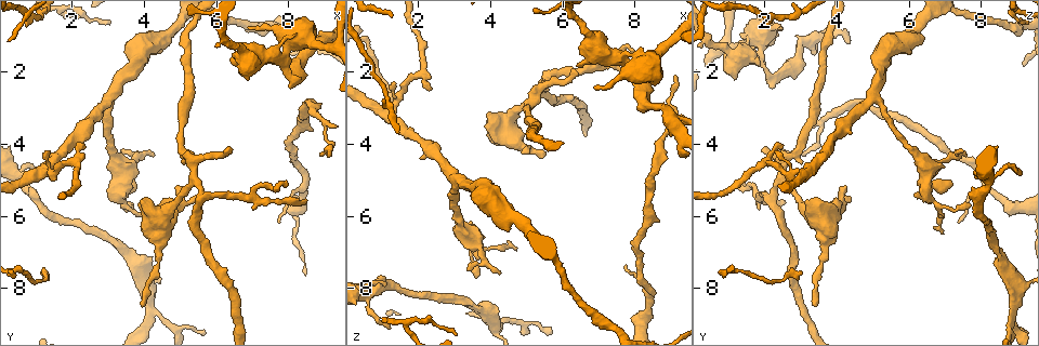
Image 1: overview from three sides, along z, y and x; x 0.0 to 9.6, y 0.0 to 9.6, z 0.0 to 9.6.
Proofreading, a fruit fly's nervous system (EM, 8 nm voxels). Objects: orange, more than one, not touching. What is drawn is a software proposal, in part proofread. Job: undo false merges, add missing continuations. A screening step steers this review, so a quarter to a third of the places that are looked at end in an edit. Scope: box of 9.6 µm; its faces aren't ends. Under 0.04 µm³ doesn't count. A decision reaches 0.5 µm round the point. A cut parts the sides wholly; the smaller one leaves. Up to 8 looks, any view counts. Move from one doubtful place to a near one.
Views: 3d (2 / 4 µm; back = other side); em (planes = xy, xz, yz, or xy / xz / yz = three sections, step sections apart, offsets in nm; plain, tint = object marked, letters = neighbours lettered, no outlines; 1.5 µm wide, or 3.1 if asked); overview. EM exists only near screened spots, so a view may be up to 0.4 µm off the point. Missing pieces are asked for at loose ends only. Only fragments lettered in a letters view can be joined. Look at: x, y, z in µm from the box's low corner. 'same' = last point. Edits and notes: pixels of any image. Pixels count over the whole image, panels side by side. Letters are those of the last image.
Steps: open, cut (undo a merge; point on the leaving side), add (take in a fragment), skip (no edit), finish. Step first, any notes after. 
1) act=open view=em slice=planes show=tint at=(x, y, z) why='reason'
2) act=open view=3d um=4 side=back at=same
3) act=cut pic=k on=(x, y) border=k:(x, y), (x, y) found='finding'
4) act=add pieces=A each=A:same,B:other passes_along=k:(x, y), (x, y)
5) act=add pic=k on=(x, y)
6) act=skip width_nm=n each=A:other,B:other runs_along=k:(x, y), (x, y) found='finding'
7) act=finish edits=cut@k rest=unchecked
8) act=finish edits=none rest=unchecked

act=open view=3d um=4 at=(6.40, 4.20, 2.00) why='an open end'

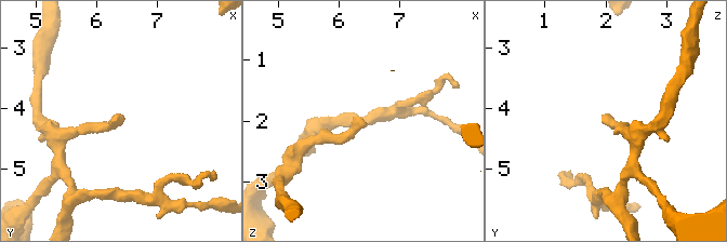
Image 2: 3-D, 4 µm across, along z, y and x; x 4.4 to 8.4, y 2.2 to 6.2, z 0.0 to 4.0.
act=open view=em slice=xz step=4 show=tint at=(6.45, 4.15, 2.00)

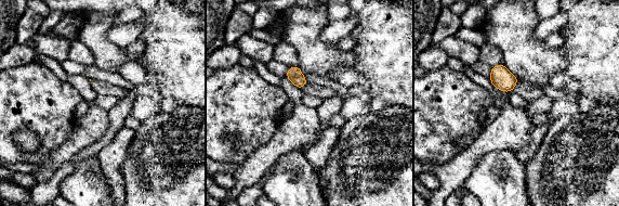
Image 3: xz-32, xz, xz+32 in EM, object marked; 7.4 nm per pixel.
act=open view=em slice=planes show=letters at=same

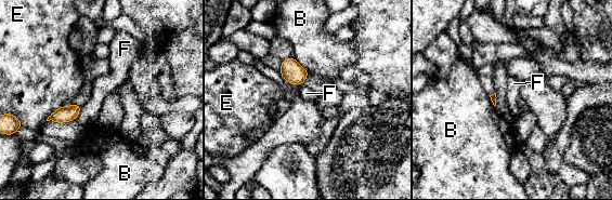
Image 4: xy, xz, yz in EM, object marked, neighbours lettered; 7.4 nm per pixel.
act=skip each=B:other,E:other,F:other border=4:(293, 57), (307, 70) found='no lettered fragment goes on from it'

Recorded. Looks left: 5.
act=open view=3d um=2 at=(6.35, 1.65, 1.85) why='free end'

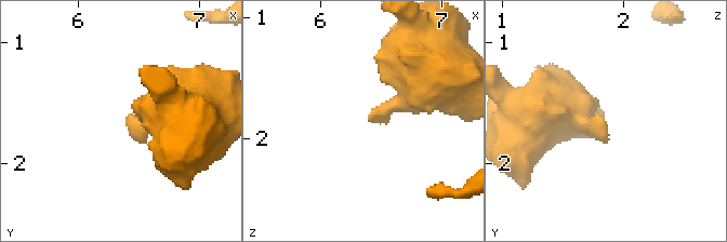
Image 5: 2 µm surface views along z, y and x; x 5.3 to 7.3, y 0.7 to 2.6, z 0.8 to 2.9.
act=open view=em slice=planes show=tint at=(6.40, 1.68, 1.84) why='shape alone is not enough'

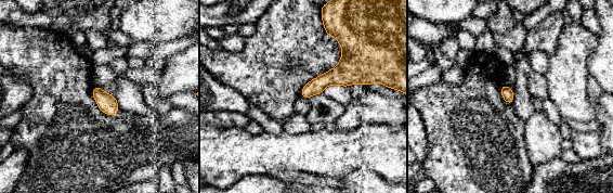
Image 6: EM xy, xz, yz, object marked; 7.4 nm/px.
act=open view=em slice=planes show=letters at=same why='see the neighbours'

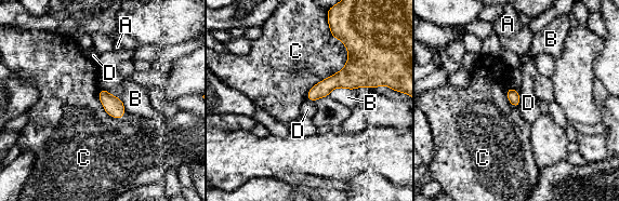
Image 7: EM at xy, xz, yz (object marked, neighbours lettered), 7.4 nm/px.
act=skip each=A:other,B:other,C:other,D:other border=7:(329, 26), (347, 61), (306, 98) found='no lettered fragment goes on from it'

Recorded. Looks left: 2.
act=finish edits=none rest=unchecked

